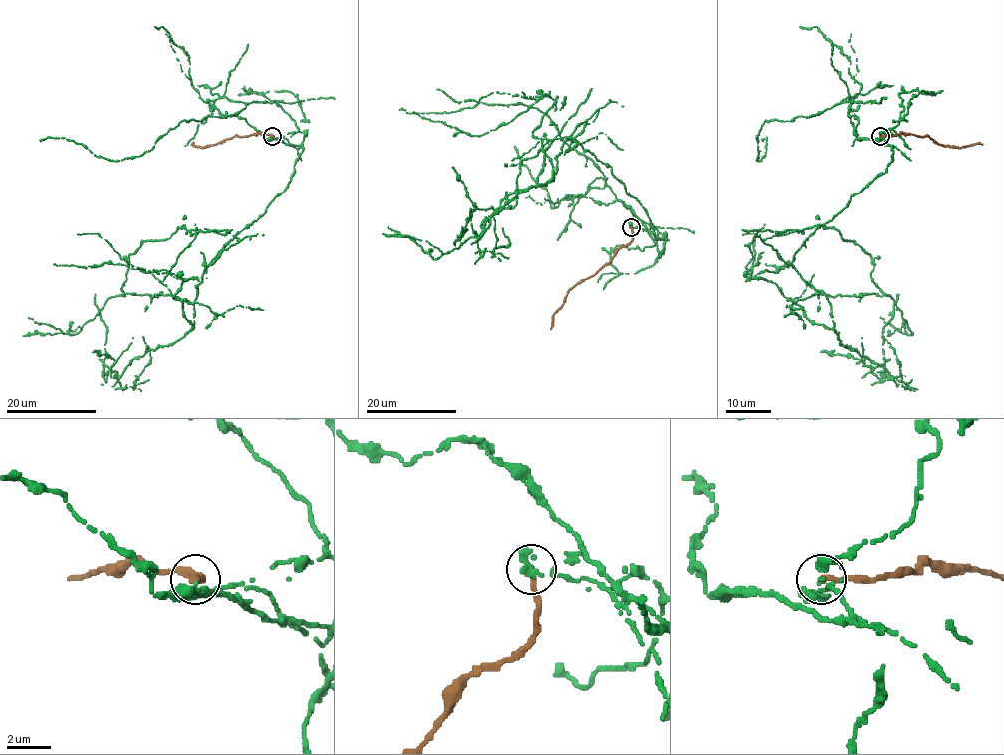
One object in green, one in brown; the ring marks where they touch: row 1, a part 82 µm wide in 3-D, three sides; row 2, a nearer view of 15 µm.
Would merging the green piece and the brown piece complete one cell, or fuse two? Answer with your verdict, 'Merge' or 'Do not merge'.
Do not merge

